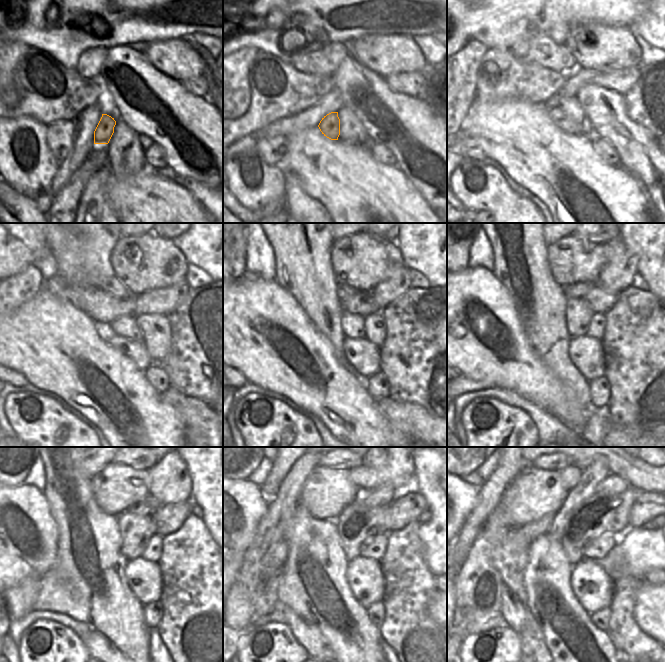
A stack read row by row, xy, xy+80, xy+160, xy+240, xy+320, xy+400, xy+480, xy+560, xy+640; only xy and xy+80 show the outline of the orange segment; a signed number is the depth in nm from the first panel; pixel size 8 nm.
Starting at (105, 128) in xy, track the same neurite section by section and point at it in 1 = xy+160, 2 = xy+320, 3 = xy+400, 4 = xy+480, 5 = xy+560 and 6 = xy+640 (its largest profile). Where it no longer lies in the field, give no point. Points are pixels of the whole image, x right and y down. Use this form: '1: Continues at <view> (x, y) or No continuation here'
1: Continues at xy+160 (560, 120)
2: Continues at xy+320 (364, 356)
3: Continues at xy+400 (587, 354)
4: Continues at xy+480 (144, 579)
5: Continues at xy+560 (365, 577)
6: Continues at xy+640 (593, 588).

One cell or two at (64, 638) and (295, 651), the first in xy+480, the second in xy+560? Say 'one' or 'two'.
one

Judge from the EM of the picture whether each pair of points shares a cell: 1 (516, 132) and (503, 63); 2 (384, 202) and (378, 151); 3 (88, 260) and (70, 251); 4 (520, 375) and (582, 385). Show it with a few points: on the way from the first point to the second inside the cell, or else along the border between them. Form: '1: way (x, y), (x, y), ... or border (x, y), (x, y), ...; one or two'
1: border (487, 101), (526, 100), (533, 104); two
2: border (369, 150), (372, 156), (381, 163), (395, 166); two
3: border (77, 233), (81, 244), (71, 277); two
4: border (544, 363), (572, 401); two

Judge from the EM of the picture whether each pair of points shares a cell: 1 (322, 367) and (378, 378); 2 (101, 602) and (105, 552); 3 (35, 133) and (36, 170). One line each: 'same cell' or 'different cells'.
1: different cells
2: same cell
3: same cell

